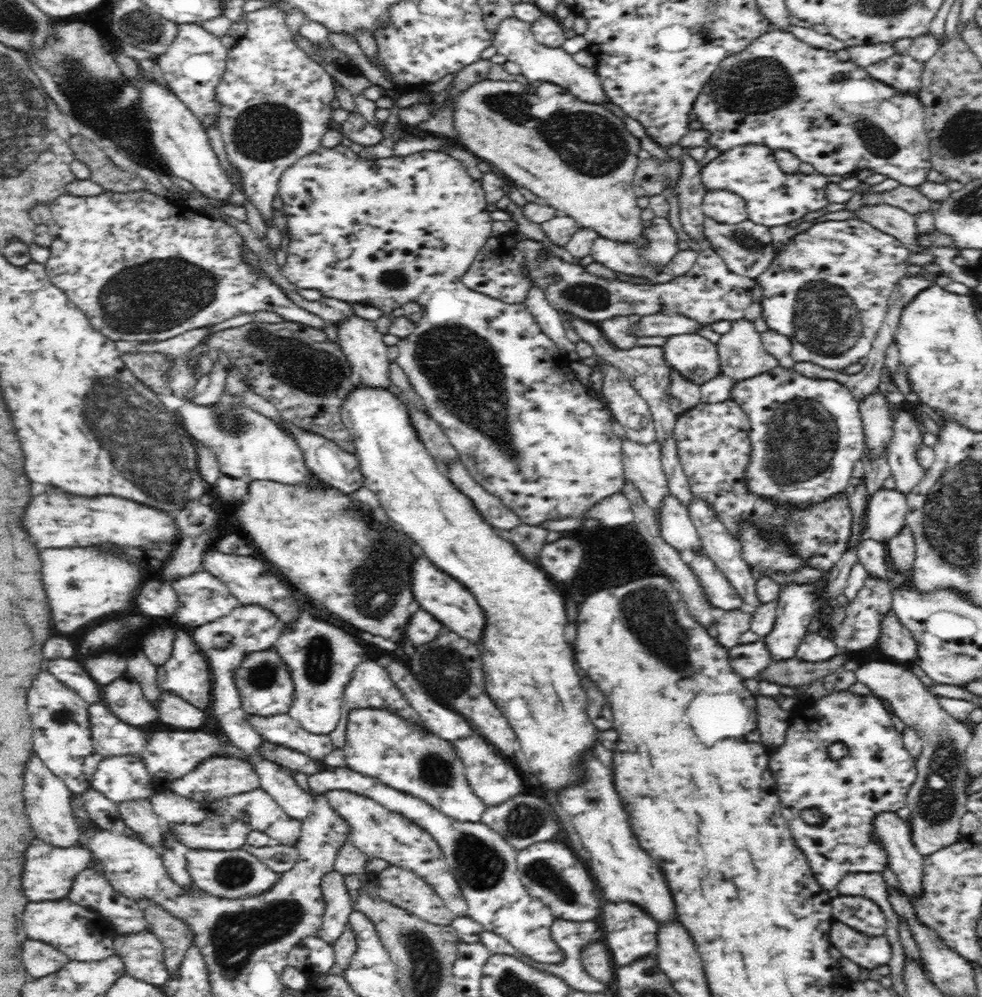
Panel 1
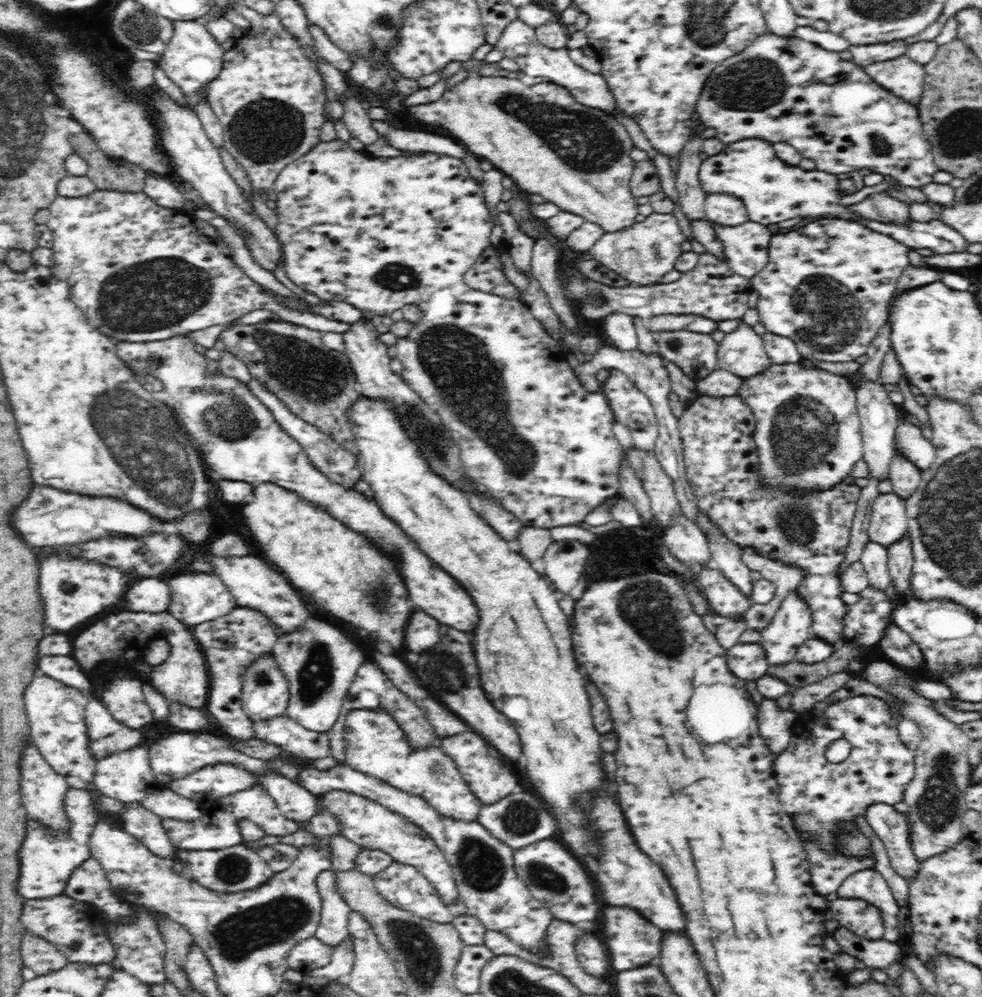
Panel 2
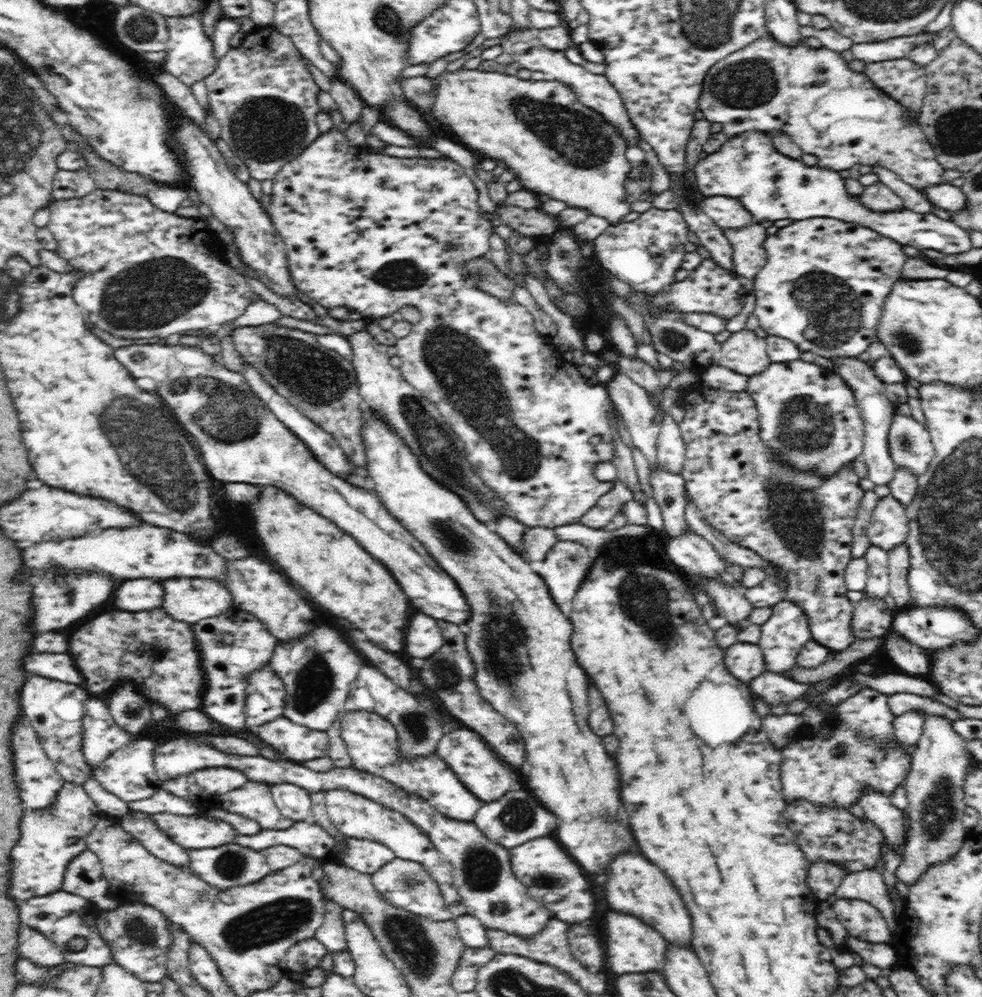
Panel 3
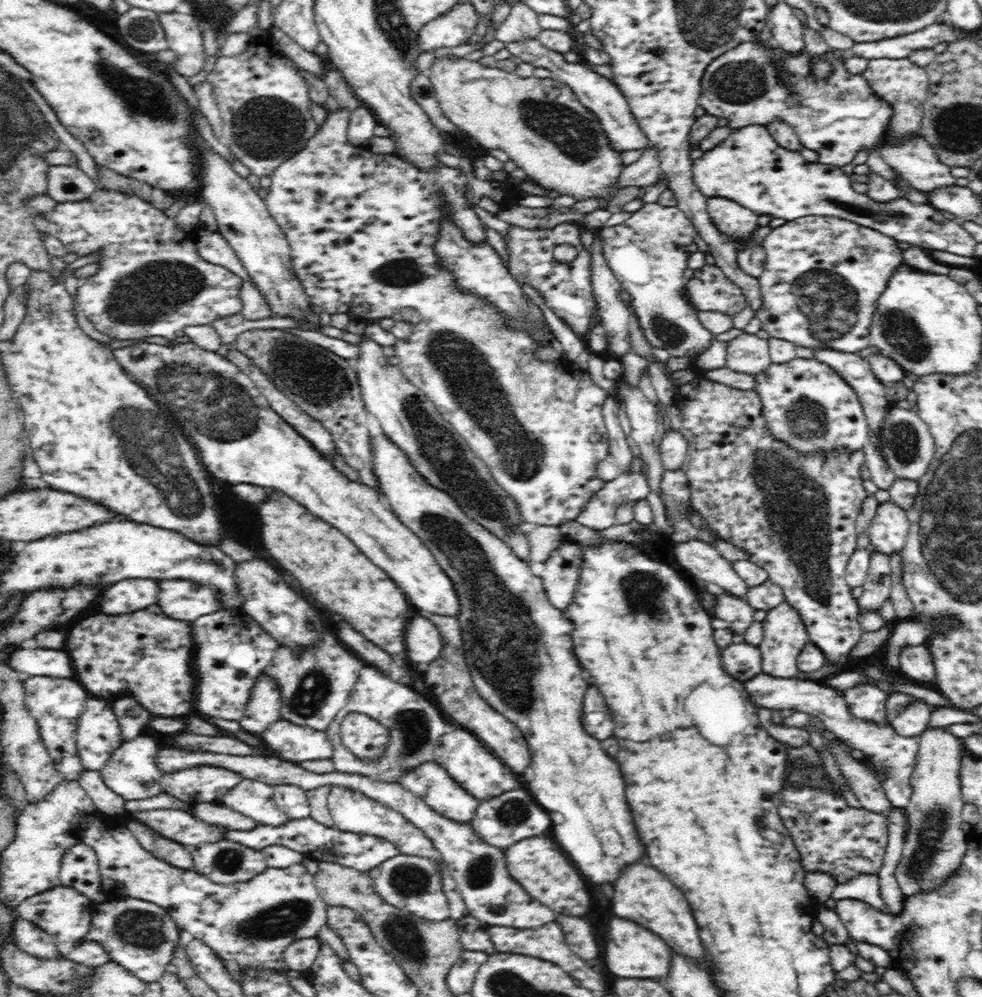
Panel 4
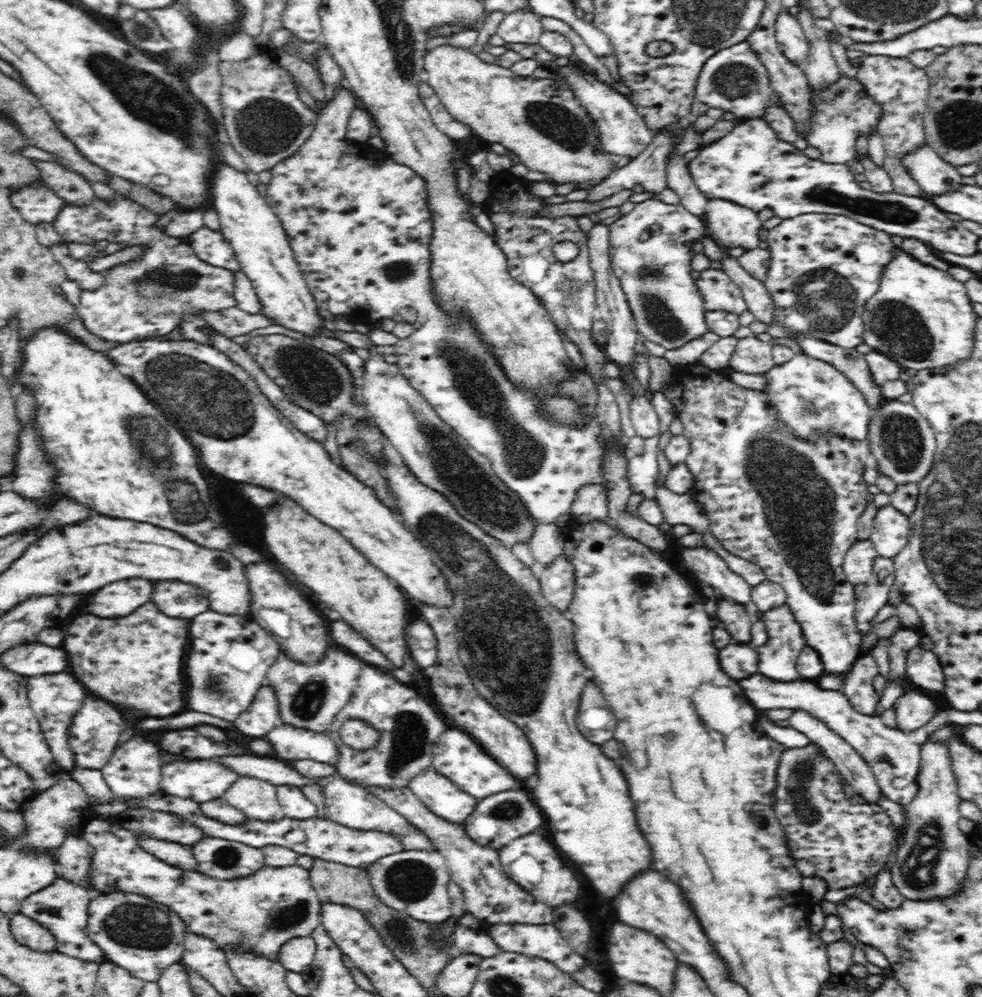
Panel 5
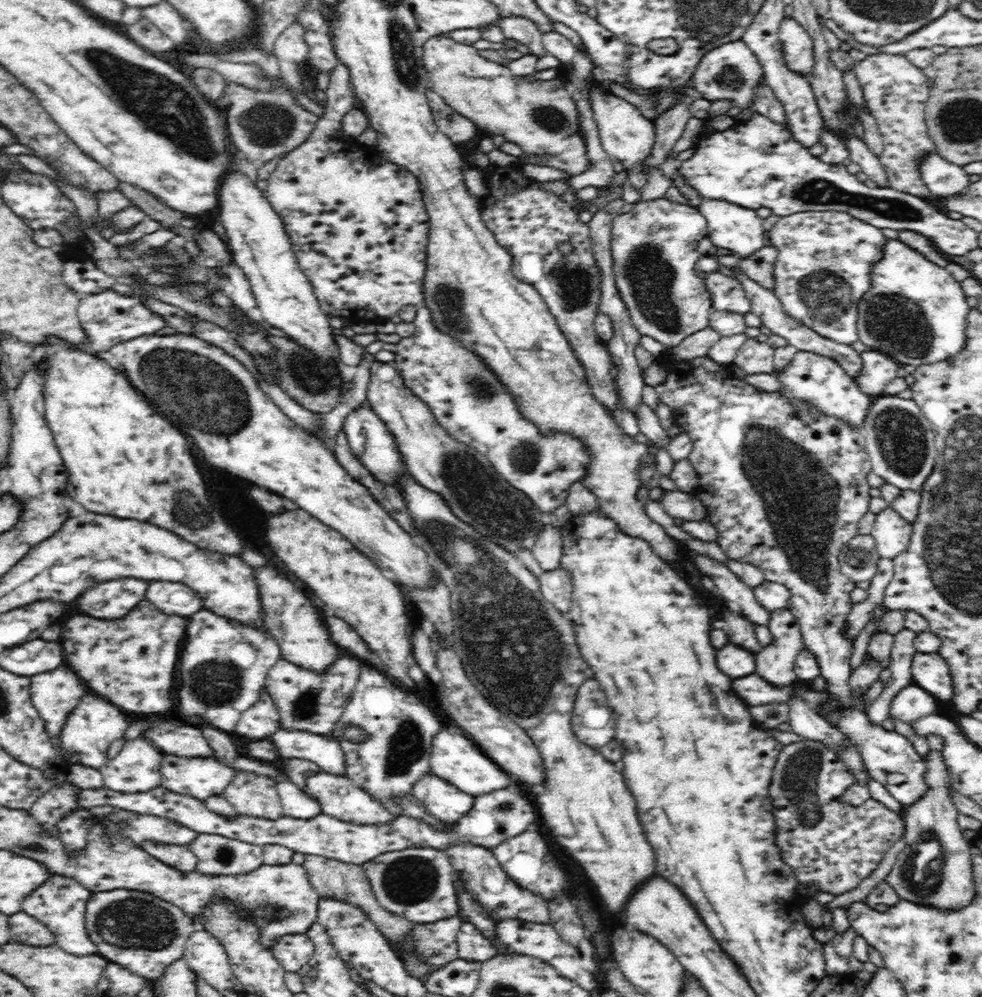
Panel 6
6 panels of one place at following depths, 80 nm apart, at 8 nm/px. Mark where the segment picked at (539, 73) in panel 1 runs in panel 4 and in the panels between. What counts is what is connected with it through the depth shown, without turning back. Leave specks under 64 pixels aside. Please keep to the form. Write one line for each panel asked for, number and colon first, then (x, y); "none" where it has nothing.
2: (519, 41)
3: (594, 91)
4: (602, 97)

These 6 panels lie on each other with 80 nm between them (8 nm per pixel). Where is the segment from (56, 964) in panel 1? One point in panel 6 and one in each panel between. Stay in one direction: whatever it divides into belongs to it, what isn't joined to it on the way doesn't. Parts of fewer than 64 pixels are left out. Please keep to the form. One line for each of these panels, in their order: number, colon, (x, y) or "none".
2: (40, 956)
3: (34, 946)
4: (32, 940)
5: (28, 933)
6: (25, 929)

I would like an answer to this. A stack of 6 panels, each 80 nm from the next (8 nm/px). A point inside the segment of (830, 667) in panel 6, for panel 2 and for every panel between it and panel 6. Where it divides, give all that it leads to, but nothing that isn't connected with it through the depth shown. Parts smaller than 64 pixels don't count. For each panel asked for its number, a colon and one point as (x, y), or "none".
2: (810, 530)
3: (800, 523)
4: (794, 515)
5: (791, 506)

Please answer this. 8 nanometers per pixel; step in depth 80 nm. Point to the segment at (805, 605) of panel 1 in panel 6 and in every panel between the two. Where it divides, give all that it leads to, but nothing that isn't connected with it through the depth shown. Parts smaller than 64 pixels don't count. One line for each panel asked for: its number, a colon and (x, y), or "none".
2: (790, 626)
3: (785, 632)
4: (785, 635)
5: (778, 656)
6: (775, 663)

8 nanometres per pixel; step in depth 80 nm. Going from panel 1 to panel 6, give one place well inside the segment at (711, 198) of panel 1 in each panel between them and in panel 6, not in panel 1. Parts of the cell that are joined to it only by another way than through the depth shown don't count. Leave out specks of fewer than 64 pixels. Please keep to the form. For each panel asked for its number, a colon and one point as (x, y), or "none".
2: (722, 209)
3: (727, 213)
4: (737, 222)
5: (735, 227)
6: (739, 231)

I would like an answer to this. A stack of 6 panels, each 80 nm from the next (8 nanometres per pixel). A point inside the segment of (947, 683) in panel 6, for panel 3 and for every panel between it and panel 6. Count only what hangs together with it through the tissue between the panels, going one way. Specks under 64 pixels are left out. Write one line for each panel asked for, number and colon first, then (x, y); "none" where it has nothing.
3: (911, 659)
4: (916, 663)
5: (923, 669)

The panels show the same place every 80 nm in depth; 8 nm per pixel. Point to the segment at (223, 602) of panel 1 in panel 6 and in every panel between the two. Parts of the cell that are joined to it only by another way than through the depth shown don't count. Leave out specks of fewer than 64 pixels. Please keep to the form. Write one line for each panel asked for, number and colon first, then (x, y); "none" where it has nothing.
2: (196, 598)
3: (188, 599)
4: (184, 600)
5: (176, 599)
6: (178, 599)

